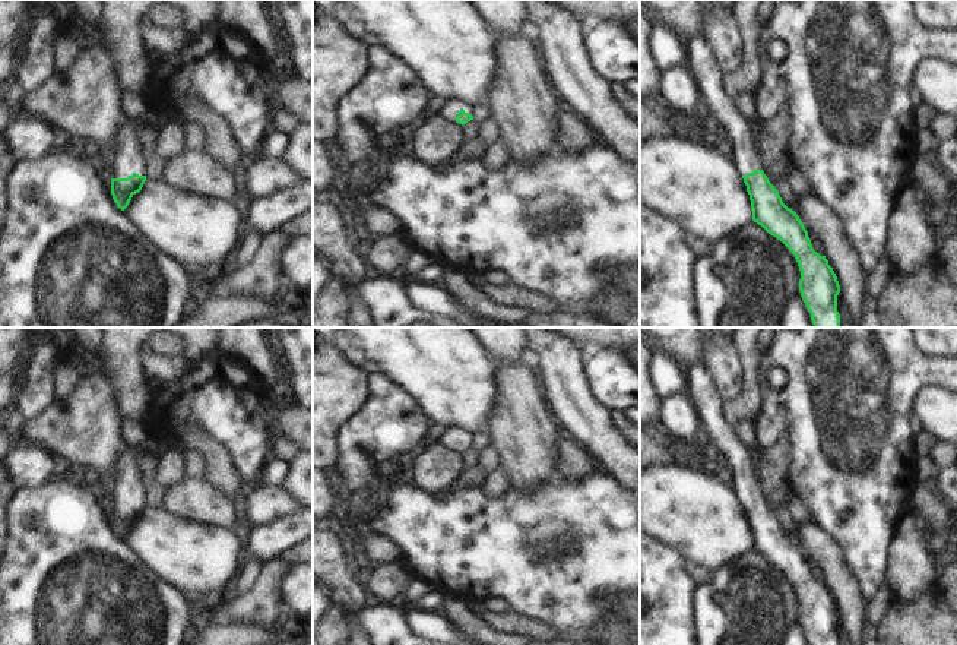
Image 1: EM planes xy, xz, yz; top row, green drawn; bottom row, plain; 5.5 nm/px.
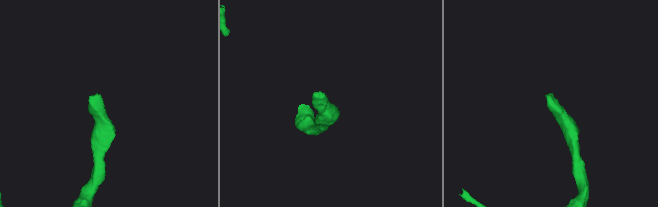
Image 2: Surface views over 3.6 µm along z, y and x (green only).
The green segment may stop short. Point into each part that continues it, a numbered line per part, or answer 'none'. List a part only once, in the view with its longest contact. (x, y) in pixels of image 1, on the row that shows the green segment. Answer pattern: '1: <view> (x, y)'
1: xy (130, 158)

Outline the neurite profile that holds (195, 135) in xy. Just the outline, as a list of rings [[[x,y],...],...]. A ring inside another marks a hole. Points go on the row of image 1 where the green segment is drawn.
[[[184,123],[187,149],[200,152],[205,145],[205,130],[196,123]]]

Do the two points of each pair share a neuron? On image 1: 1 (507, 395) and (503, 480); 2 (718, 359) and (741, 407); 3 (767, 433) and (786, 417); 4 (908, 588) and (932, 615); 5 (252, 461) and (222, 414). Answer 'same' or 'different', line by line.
1: different
2: different
3: same
4: different
5: same

